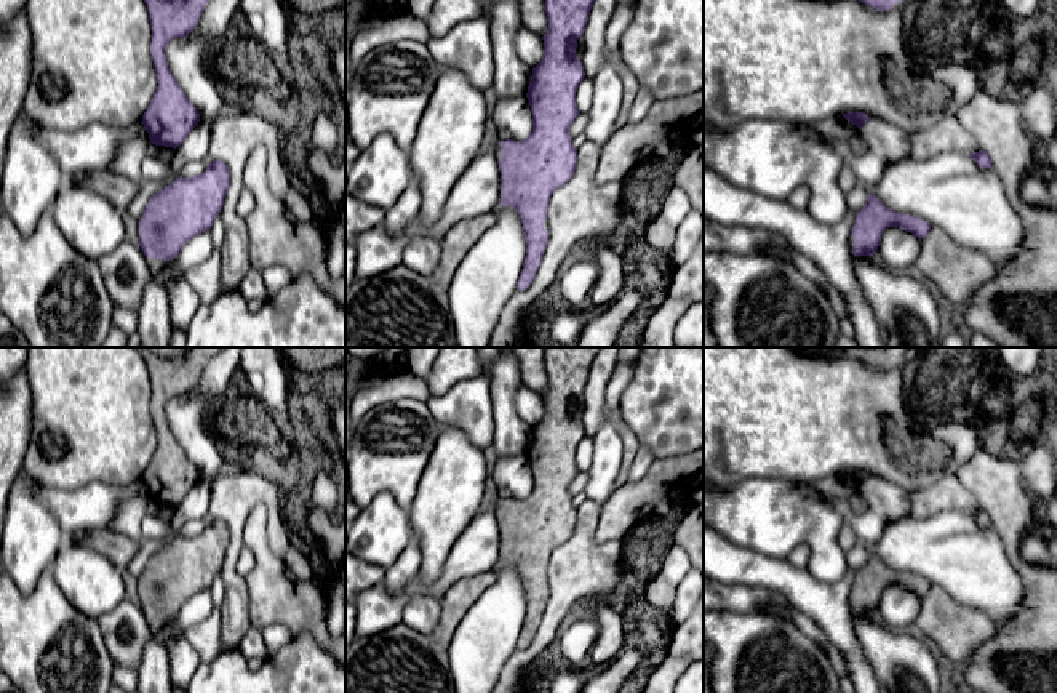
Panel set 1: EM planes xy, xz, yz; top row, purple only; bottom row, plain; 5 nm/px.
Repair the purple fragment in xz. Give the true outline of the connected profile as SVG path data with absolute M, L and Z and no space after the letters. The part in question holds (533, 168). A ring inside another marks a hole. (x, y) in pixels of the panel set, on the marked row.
M545 0L548 21L544 58L532 67L526 98L532 131L523 141L499 141L496 162L501 171L501 206L517 210L526 238L526 256L518 290L526 290L542 262L548 243L547 210L552 194L571 179L577 149L569 128L579 115L576 91L584 67L576 56L595 0Z

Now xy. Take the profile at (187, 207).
M214 160L203 174L179 176L150 197L139 216L138 240L152 274L165 269L189 240L211 229L229 186L229 166Z

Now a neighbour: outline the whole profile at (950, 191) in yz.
M942 152L927 160L910 158L887 165L875 184L867 184L889 210L937 226L959 246L985 256L991 264L1009 266L1025 251L1028 226L1009 202L995 168L979 166L969 155Z

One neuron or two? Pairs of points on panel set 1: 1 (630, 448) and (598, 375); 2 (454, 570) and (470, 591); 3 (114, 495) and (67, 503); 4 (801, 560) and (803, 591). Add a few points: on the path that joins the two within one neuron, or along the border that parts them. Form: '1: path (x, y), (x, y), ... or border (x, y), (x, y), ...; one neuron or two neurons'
1: path (624, 429), (598, 405), (598, 394); one neuron
2: border (491, 570), (458, 580), (438, 599); two neurons
3: path (103, 500), (98, 503), (79, 503); one neuron
4: border (785, 559), (806, 570); two neurons

